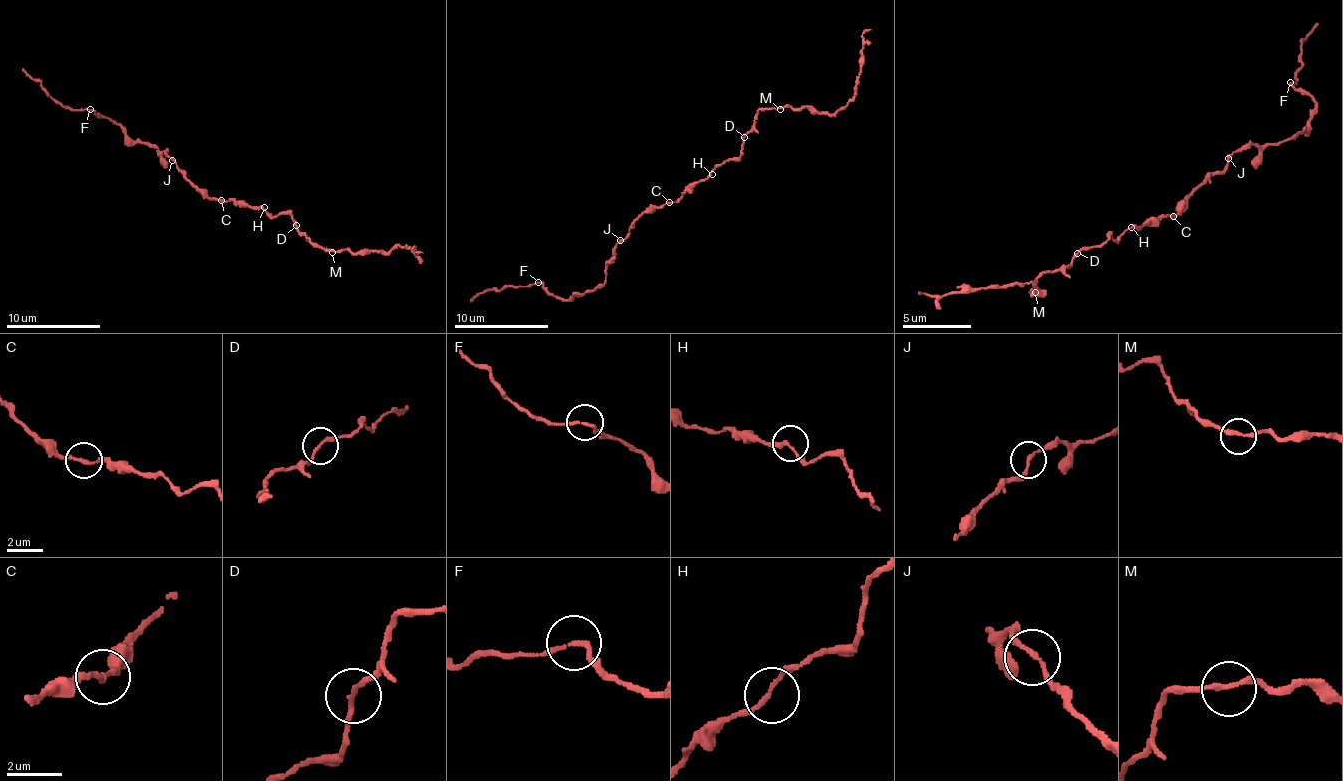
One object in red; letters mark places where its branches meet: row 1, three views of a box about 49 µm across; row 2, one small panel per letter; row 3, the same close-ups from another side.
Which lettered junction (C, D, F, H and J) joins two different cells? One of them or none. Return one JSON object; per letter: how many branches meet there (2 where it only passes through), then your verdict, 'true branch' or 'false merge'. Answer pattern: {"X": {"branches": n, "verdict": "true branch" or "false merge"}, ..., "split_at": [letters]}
{"C": {"branches": 2, "verdict": "true branch"}, "D": {"branches": 2, "verdict": "true branch"}, "F": {"branches": 2, "verdict": "true branch"}, "H": {"branches": 2, "verdict": "true branch"}, "J": {"branches": 2, "verdict": "true branch"}, "split_at": []}

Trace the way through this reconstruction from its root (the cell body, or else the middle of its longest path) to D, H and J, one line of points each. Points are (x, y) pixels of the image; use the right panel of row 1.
D: (1162, 220), (1149, 220), (1142, 227), (1131, 227), (1118, 241), (1107, 237), (1100, 244), (1083, 247), (1076, 254)
H: (1162, 220), (1149, 220), (1142, 227), (1131, 227)
J: (1162, 220), (1180, 213), (1180, 206), (1200, 185), (1221, 172), (1228, 158)

